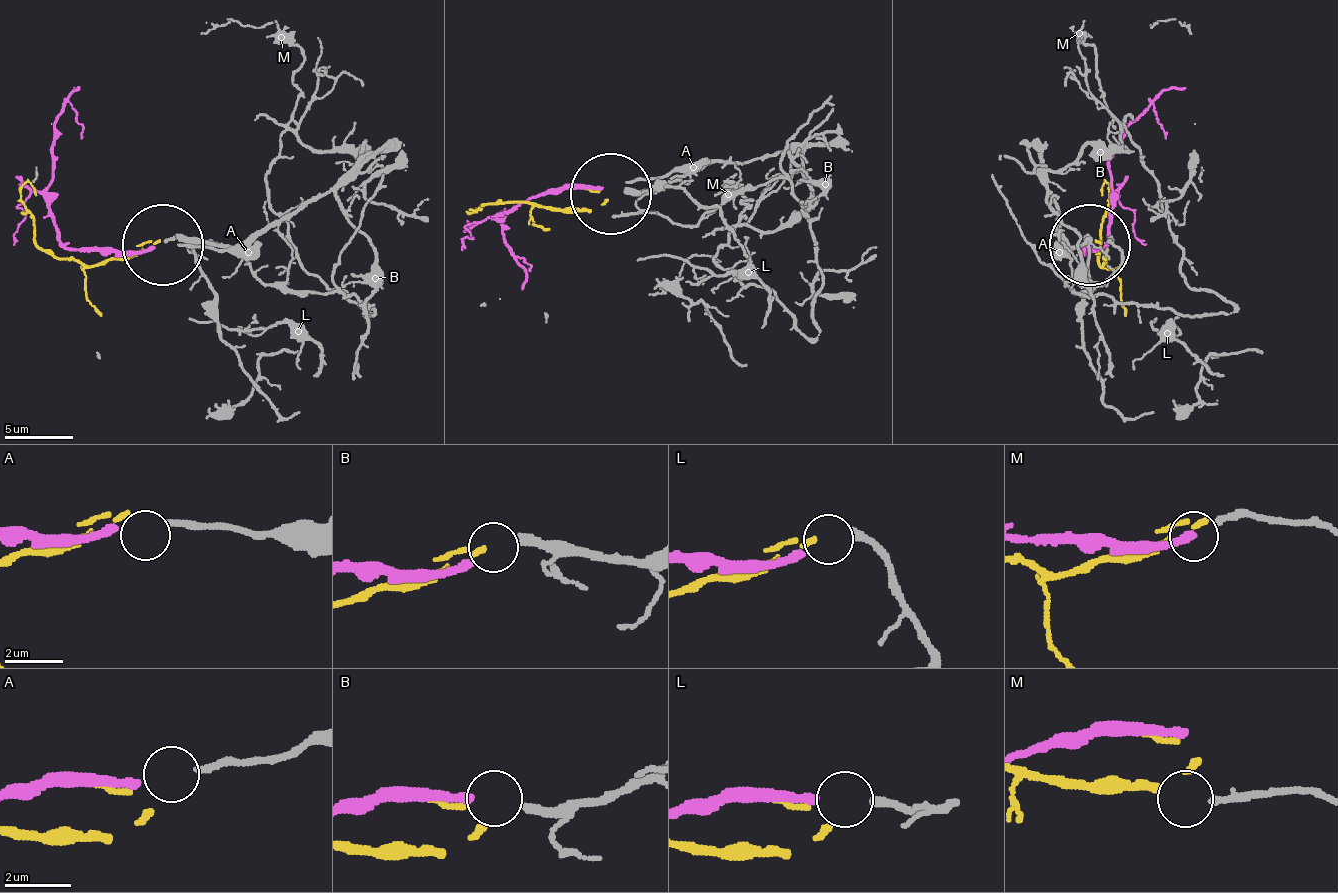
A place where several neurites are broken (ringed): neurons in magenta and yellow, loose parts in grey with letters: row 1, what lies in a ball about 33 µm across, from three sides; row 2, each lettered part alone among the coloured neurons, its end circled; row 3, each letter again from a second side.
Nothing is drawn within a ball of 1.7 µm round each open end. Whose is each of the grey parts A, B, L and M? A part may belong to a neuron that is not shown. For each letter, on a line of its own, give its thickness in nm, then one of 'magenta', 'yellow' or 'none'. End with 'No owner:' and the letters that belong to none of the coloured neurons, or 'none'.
A: calibre 190 nm; none
B: calibre 240 nm; magenta
L: calibre 280 nm; yellow
M: calibre 200 nm; none
No owner: A, M

